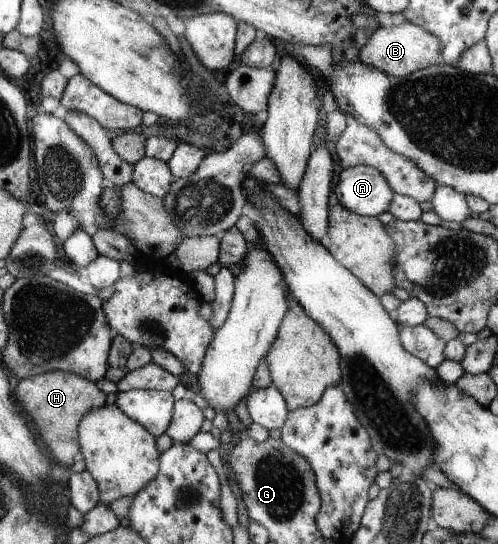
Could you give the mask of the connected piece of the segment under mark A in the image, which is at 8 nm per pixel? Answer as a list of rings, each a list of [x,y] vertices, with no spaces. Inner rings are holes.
[[[364,165],[338,168],[332,192],[345,209],[373,217],[388,212],[395,195],[380,171]]]

